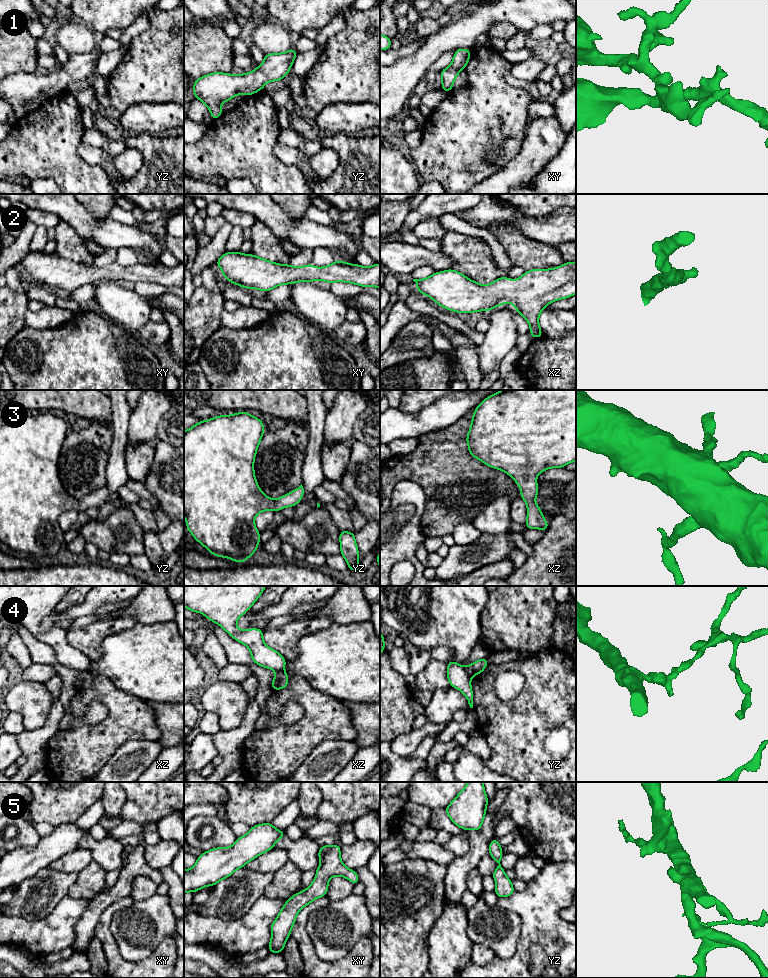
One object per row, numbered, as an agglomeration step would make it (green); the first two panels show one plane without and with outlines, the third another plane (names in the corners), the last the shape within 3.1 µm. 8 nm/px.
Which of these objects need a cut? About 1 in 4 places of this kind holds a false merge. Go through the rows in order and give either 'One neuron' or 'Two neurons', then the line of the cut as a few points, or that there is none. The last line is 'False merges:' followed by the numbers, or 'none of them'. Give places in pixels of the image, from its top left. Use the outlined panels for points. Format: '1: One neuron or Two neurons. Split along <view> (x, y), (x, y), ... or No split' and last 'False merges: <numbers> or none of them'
1: One neuron. No split
2: One neuron. No split
3: One neuron. No split
4: Two neurons. Split along yz (464, 668), (470, 677)
5: One neuron. No split
False merges: 4

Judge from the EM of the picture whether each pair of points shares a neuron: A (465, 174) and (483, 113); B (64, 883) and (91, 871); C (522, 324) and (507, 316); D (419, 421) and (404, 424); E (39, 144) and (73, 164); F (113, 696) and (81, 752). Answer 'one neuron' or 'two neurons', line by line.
A: one neuron
B: two neurons
C: two neurons
D: one neuron
E: one neuron
F: one neuron

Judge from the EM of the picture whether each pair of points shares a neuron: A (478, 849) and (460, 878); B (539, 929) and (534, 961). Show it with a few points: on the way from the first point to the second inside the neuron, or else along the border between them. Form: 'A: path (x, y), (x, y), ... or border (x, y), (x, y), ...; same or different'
A: path (474, 856), (460, 871); same
B: path (539, 937), (537, 953); same

